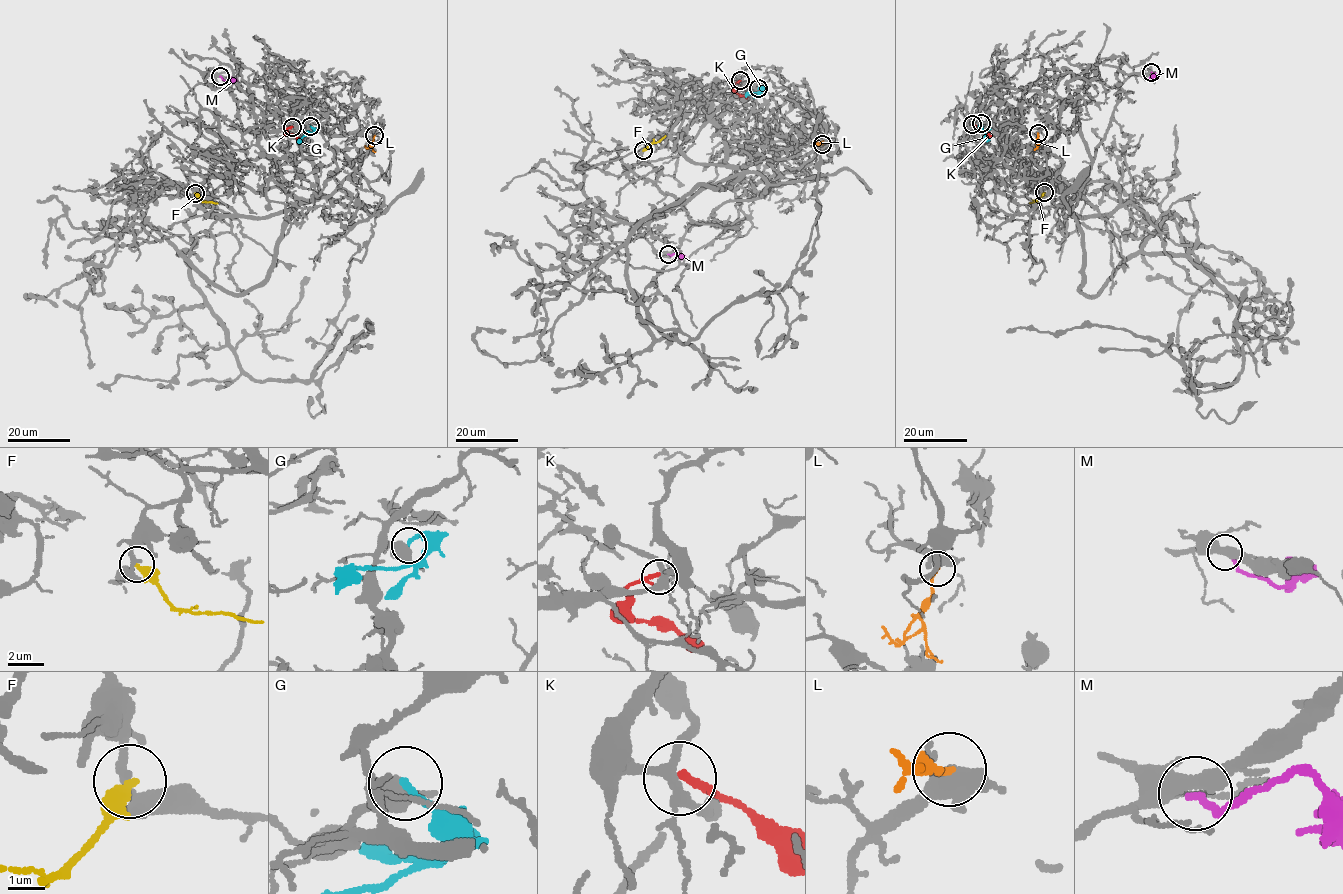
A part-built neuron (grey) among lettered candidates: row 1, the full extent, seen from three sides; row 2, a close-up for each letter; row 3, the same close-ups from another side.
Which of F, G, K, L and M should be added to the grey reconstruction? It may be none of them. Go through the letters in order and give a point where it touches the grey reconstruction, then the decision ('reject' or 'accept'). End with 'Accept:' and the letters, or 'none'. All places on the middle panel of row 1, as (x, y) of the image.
F: (643, 150) | reject
G: (758, 88) | reject
K: (740, 80) | reject
L: (822, 144) | reject
M: (668, 254) | reject
Accept: none

